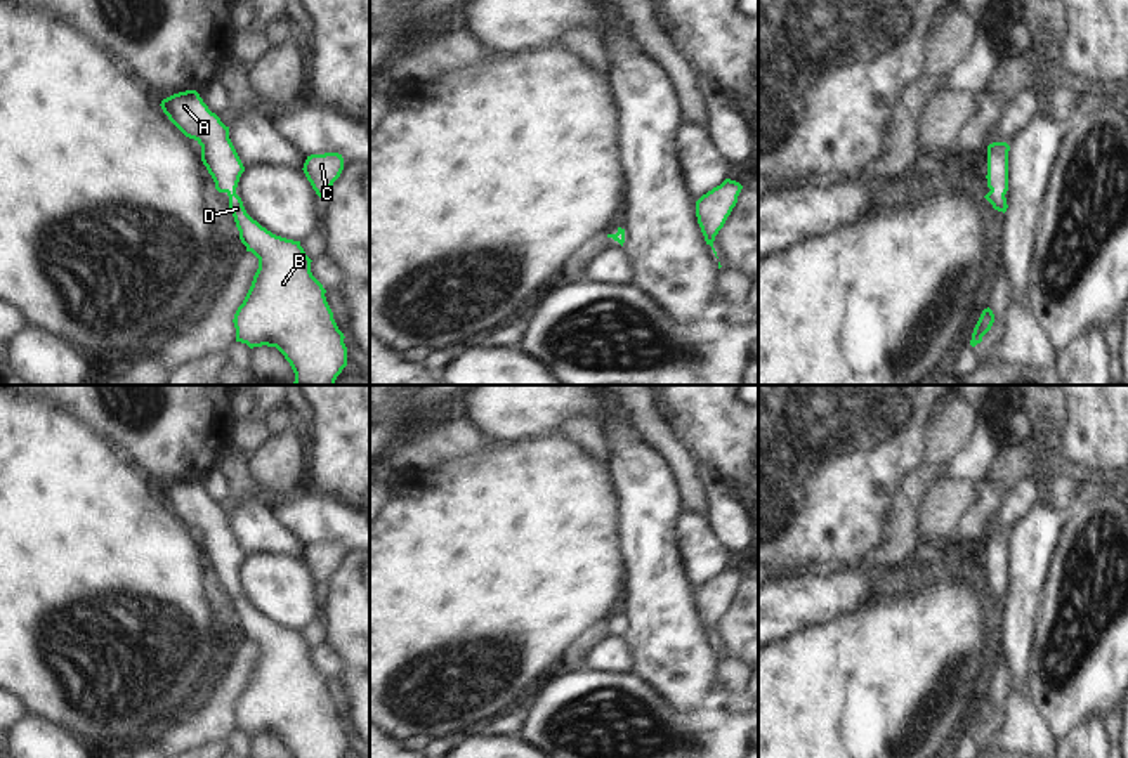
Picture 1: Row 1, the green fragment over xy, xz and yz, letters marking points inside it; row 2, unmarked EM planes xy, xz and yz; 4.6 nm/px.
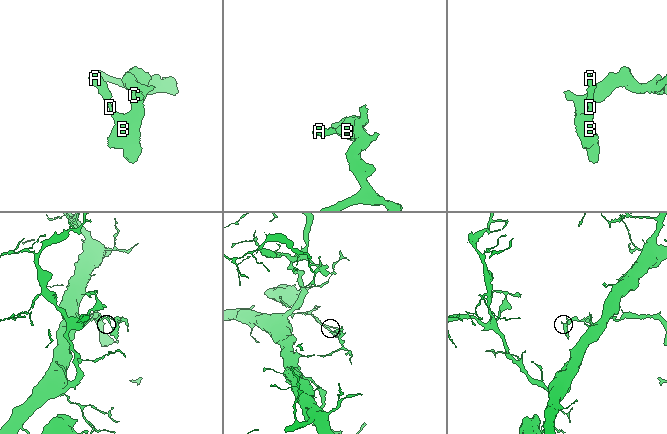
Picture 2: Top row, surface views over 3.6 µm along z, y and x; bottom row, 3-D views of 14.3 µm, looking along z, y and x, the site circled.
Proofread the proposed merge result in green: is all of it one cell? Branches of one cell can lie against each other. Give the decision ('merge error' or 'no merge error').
no merge error

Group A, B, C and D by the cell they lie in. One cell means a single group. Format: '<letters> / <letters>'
A B C D

